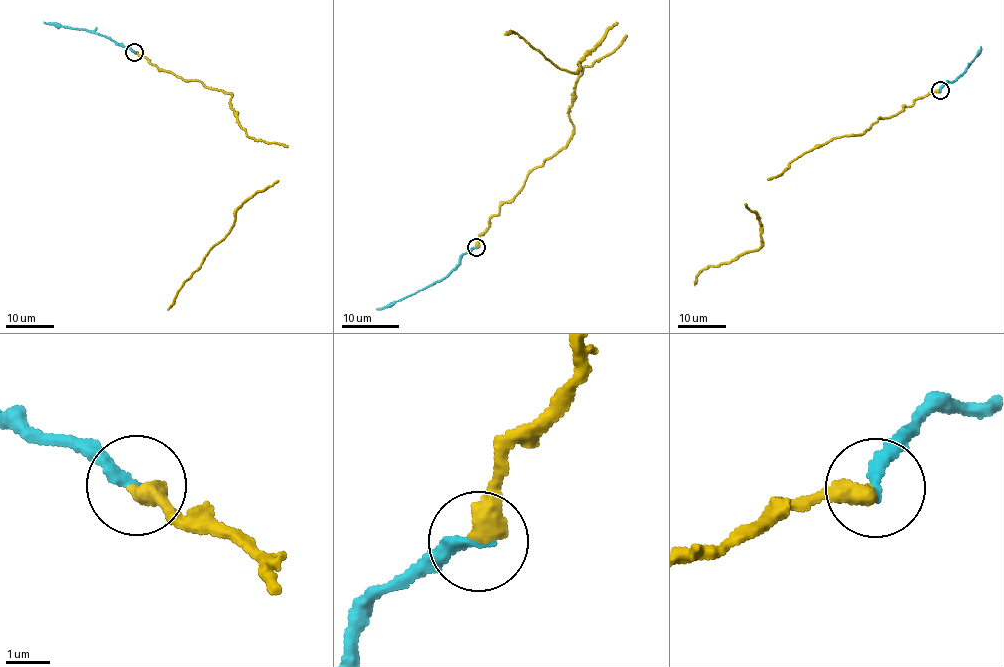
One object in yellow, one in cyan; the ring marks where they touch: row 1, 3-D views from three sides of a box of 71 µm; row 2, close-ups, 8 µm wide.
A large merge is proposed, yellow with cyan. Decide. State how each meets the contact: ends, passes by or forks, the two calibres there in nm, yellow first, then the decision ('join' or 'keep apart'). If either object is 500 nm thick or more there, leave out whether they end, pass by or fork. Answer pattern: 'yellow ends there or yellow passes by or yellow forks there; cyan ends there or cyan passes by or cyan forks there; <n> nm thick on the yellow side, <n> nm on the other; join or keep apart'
yellow ends there; cyan ends there; 480 nm thick on the yellow side, 280 nm on the other; join

